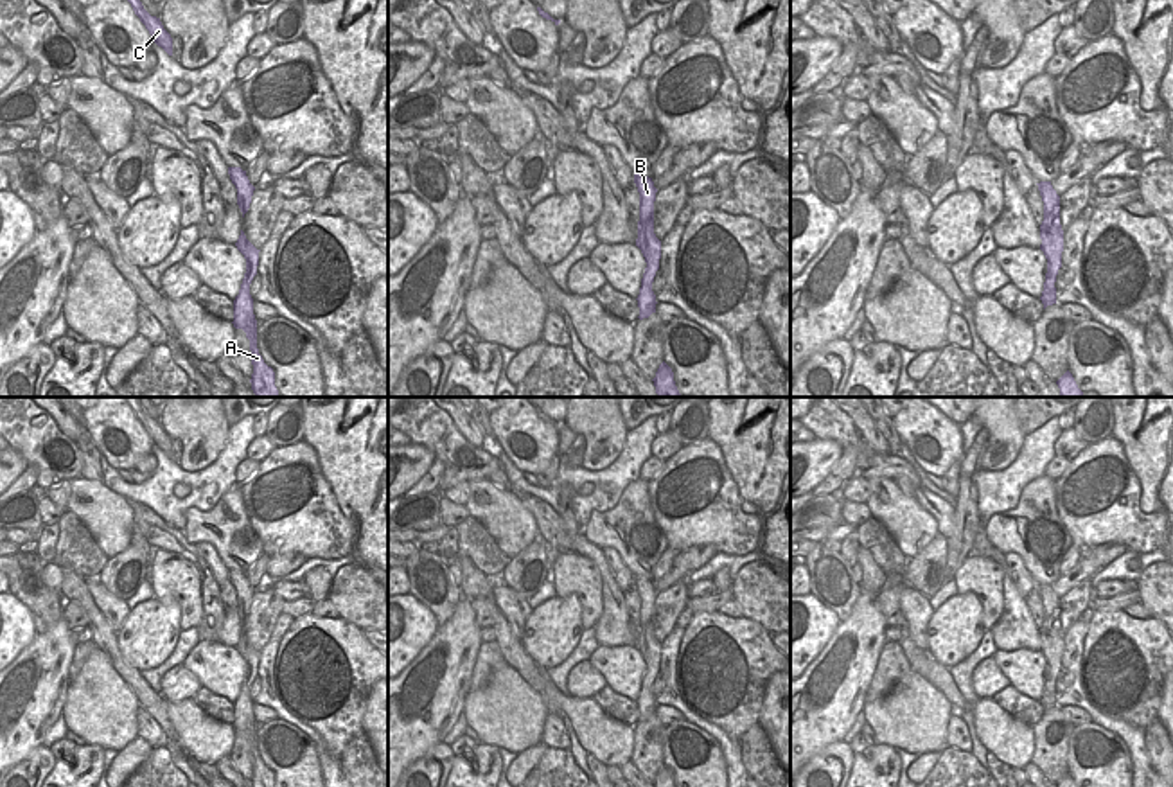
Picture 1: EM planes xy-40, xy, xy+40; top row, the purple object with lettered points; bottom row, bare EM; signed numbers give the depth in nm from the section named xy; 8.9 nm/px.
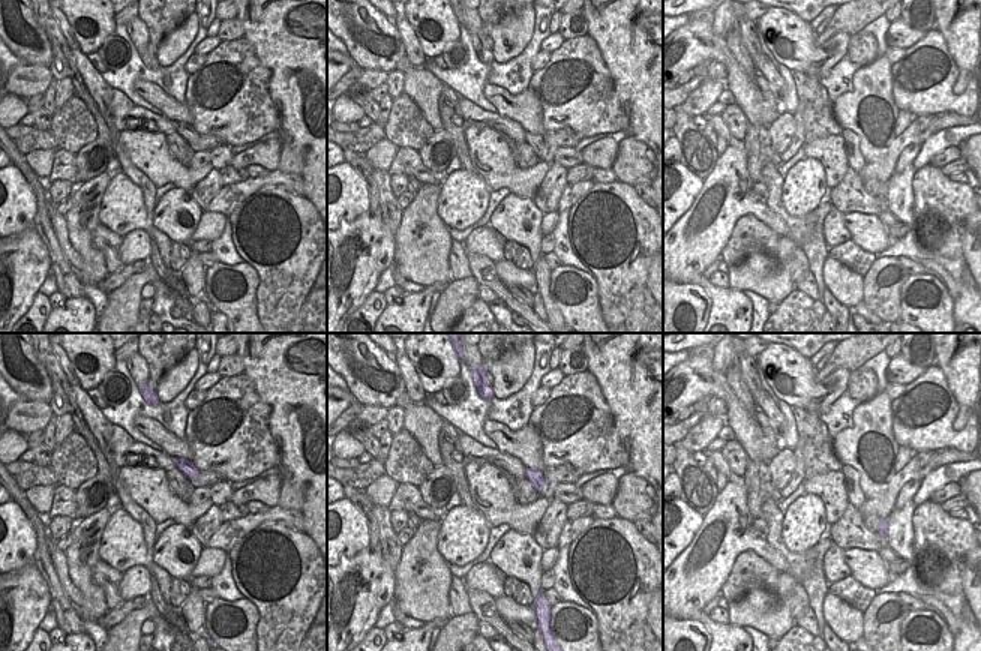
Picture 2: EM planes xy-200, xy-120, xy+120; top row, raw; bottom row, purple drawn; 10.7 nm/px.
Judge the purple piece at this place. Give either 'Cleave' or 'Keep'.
Keep

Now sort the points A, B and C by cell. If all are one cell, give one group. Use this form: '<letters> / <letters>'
A B C

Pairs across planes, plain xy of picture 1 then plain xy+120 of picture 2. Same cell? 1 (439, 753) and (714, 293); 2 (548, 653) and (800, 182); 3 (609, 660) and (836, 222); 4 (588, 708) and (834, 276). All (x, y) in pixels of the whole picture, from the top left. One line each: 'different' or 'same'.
1: different
2: same
3: different
4: same

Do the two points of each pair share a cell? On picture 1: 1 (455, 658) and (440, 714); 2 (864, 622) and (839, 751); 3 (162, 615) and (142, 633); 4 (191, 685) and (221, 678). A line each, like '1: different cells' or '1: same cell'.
1: same cell
2: different cells
3: same cell
4: different cells

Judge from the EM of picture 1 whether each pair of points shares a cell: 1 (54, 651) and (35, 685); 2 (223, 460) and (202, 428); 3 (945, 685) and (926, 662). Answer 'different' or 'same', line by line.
1: same
2: different
3: same

